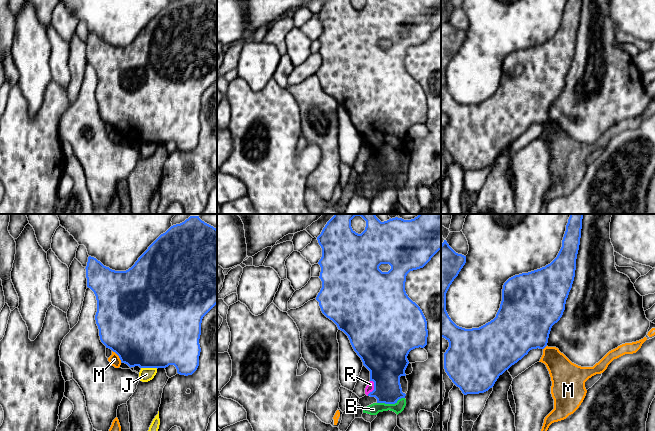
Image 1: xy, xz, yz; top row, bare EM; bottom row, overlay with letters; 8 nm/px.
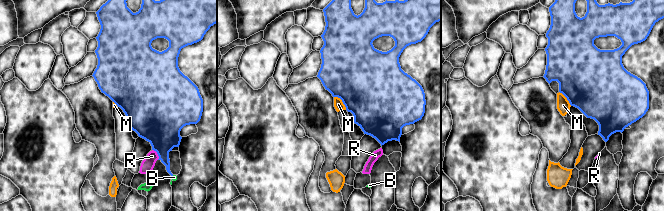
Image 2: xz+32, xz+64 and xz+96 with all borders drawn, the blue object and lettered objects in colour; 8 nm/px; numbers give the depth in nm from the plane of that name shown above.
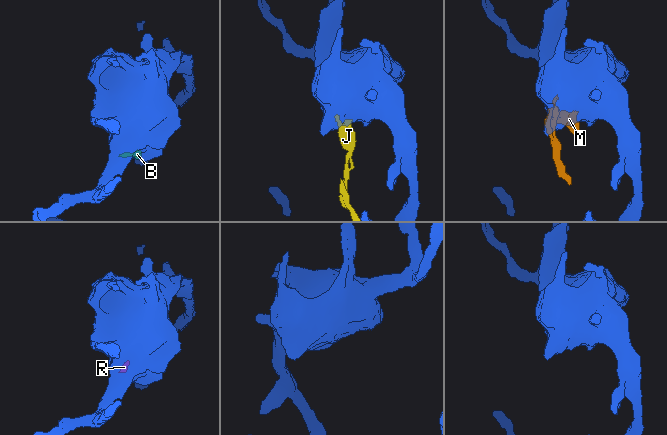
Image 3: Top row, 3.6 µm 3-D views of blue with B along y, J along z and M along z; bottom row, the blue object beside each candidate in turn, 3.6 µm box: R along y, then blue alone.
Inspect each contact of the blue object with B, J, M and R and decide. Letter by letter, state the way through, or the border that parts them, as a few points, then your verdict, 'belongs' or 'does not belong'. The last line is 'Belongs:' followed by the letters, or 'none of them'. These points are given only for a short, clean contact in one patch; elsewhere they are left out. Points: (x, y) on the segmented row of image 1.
B: border xz (404, 397), (401, 397), (394, 403), (377, 403); does not belong
J: does not belong
M: does not belong
R: border xz (372, 380), (373, 389), (367, 395); does not belong
Belongs: none of them

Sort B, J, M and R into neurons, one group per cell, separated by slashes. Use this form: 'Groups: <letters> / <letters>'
Groups: B R / J / M

